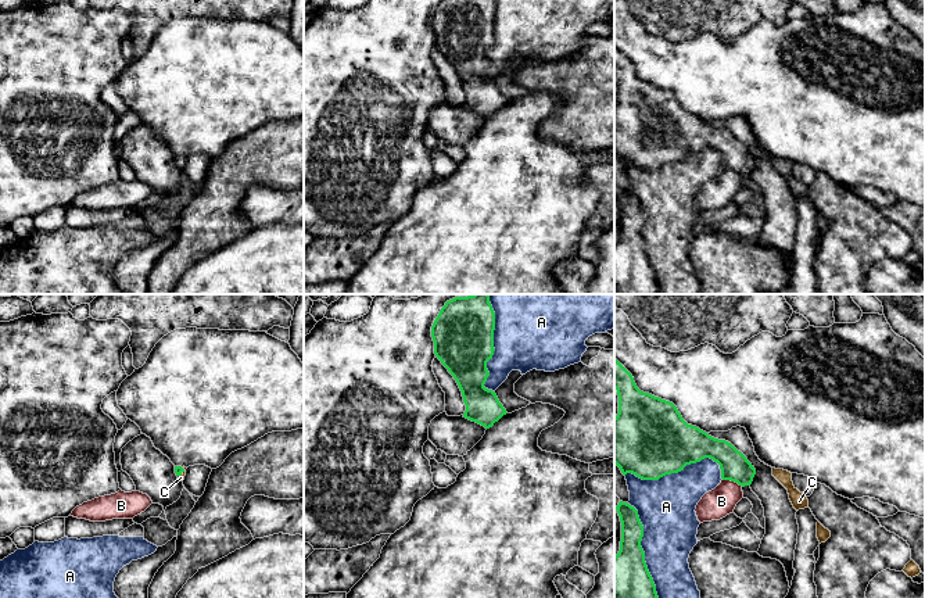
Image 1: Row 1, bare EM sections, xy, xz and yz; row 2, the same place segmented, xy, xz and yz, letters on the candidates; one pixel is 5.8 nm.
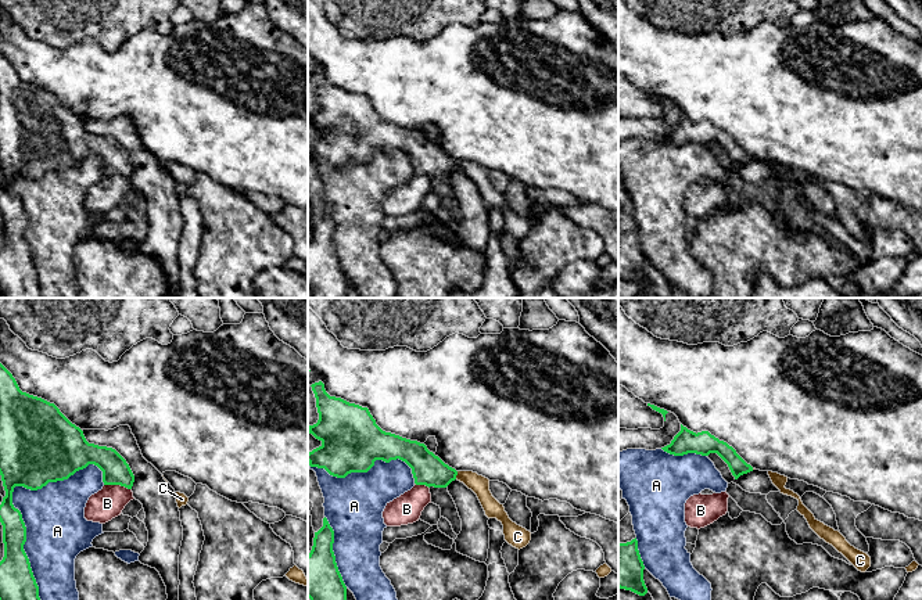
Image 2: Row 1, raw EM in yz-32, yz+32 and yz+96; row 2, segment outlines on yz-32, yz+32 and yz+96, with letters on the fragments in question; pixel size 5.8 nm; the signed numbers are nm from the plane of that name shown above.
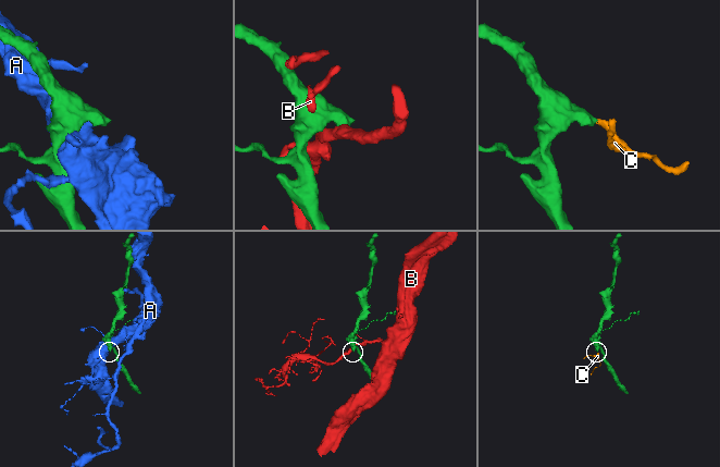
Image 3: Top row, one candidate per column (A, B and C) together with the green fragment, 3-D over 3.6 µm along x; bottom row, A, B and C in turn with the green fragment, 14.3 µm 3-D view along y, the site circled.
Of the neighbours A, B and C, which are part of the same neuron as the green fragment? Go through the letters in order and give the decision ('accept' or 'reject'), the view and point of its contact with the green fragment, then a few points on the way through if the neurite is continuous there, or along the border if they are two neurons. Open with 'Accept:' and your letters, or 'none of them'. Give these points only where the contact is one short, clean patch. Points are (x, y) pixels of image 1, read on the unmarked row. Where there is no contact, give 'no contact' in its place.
Accept: C
A: reject; contact yz (678, 160)
B: reject; contact yz (732, 169)
C: accept; contact xy (182, 160); way xy (178, 158), (182, 160), (180, 167)

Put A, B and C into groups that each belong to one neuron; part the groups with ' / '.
A / B / C

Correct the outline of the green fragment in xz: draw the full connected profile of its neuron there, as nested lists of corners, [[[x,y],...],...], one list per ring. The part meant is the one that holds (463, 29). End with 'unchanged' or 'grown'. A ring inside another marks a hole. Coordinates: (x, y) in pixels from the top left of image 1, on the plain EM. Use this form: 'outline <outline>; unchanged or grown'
outline [[[440,0],[431,15],[431,26],[434,31],[434,43],[448,61],[456,69],[466,100],[463,107],[476,111],[485,118],[494,115],[506,99],[499,92],[495,80],[484,76],[490,61],[487,51],[494,44],[494,19],[495,1],[494,0]]]; unchanged

